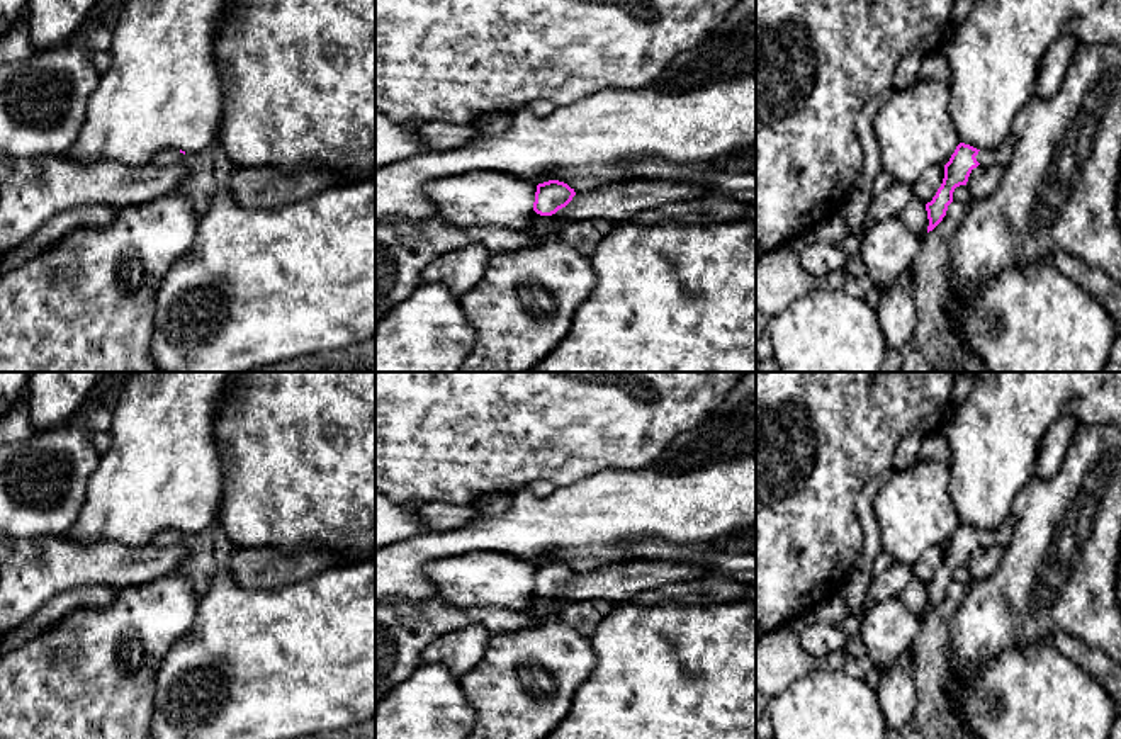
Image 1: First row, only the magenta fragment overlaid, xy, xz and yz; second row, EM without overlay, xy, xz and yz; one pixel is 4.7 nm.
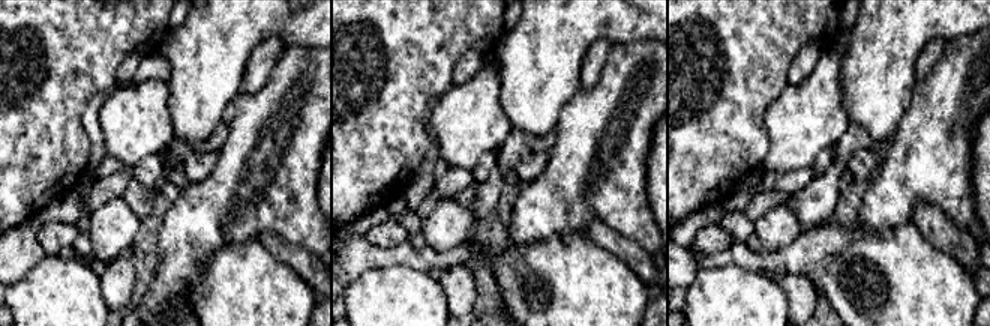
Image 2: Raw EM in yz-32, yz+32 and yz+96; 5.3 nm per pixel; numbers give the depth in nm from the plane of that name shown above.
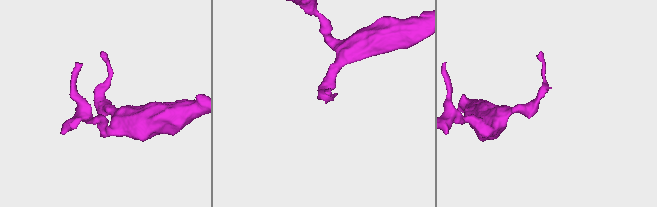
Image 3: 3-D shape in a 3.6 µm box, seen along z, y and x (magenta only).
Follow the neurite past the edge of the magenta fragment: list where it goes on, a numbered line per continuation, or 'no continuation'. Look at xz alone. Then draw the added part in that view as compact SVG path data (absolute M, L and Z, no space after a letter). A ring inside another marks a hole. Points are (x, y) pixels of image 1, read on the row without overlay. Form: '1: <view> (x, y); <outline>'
1: xz (546, 607); M538 596L535 601L535 623L544 625L552 620L560 620L560 610L552 596Z

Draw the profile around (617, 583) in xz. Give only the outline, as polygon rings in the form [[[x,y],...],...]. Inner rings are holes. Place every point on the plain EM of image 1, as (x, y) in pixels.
[[[627,561],[591,573],[579,573],[552,598],[559,610],[567,603],[608,600],[630,601],[645,590],[693,581],[708,574],[708,567],[695,561]]]

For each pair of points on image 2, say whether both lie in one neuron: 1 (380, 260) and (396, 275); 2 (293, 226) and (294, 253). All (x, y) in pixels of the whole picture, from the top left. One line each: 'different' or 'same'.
1: different
2: different

